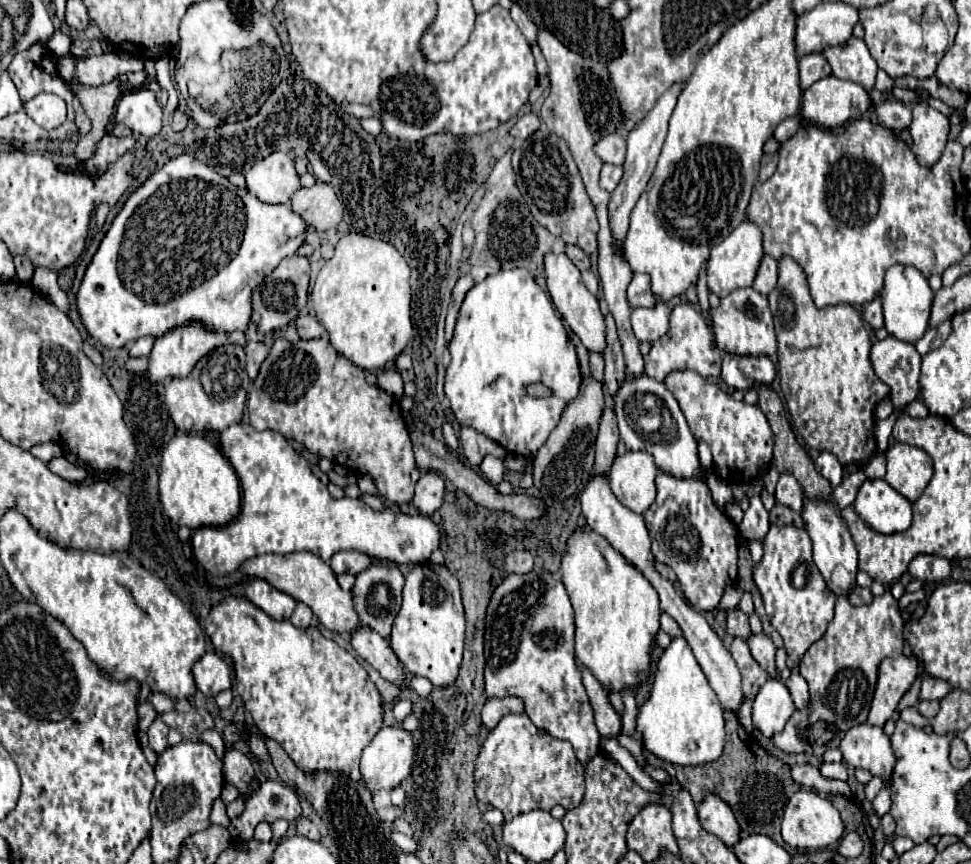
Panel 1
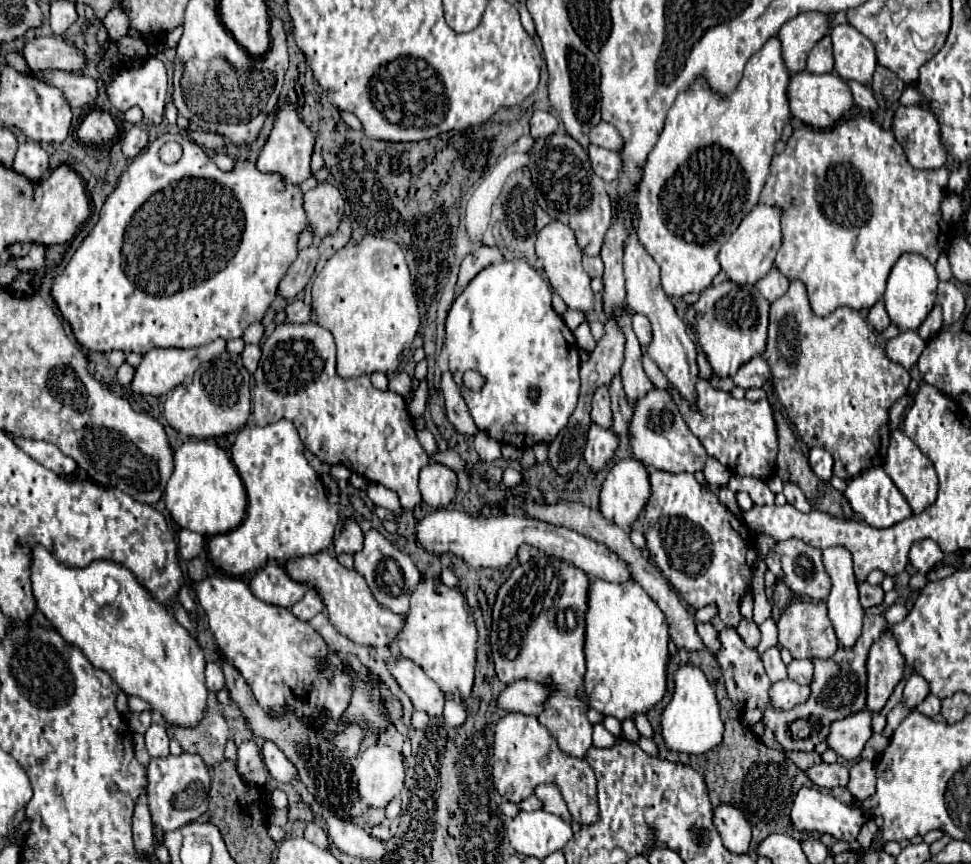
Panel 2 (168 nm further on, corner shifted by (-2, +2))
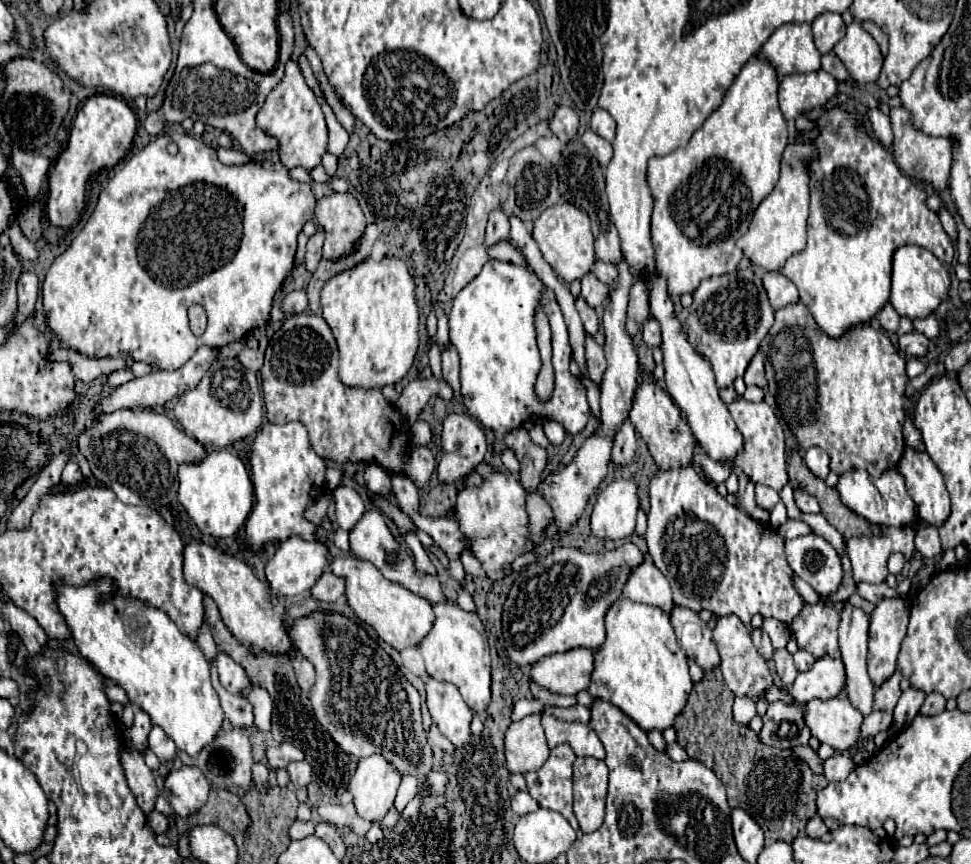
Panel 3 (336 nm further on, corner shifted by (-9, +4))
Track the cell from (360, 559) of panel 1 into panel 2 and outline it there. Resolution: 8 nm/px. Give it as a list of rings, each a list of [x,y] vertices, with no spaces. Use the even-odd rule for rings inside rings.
[[[346,518],[336,540],[334,540],[334,548],[336,552],[348,552],[348,554],[356,554],[358,550],[362,550],[362,530],[356,522],[356,518]]]

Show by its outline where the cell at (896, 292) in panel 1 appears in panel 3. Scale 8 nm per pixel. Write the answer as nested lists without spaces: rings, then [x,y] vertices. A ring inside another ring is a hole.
[[[901,246],[893,256],[893,284],[891,284],[891,304],[899,316],[927,318],[937,310],[941,300],[949,294],[949,274],[943,264],[925,248]]]

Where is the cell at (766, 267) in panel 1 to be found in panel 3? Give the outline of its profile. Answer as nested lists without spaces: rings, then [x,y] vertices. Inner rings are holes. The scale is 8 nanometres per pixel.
[[[767,272],[763,276],[763,286],[765,286],[769,302],[775,310],[799,300],[797,286],[789,278],[785,278],[781,272]]]

